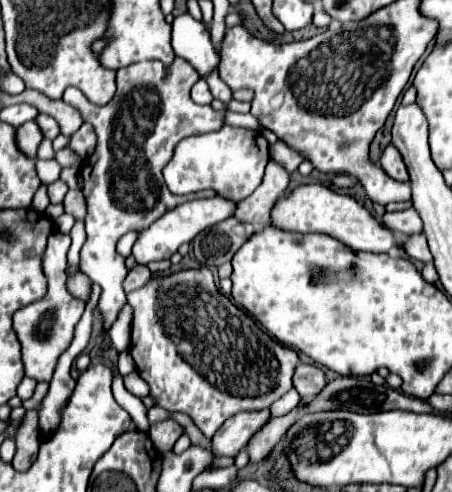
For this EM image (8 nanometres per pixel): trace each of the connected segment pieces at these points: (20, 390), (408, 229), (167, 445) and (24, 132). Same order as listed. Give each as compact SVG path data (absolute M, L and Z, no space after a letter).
M24 376L24 378L17 387L17 395L23 401L30 399L30 397L32 397L34 393L36 385L37 385L36 381L27 376Z
M414 207L404 209L404 211L396 211L396 213L384 213L382 221L396 235L402 233L402 235L410 237L414 233L422 233L422 219L418 217L418 211Z
M168 419L168 421L162 421L162 423L156 423L150 427L148 435L154 443L154 449L158 449L160 453L166 453L166 451L172 451L174 443L178 441L178 437L184 433L184 427L178 425L176 421Z
M26 121L26 125L16 127L16 137L18 137L18 149L26 153L28 157L36 157L36 149L42 141L42 133L34 121Z

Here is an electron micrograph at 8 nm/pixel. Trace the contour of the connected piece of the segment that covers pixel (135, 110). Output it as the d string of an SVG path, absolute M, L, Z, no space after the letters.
M176 57L172 67L166 71L164 65L160 61L142 61L142 63L134 63L128 65L124 69L120 69L120 83L118 83L118 91L114 95L114 99L108 105L94 105L90 103L76 87L68 87L64 93L64 101L74 105L82 119L92 123L96 135L98 135L98 143L96 149L90 157L86 157L80 177L84 181L82 193L86 199L86 243L82 247L80 253L80 269L102 287L100 299L98 299L98 313L102 315L102 323L104 323L104 337L102 337L102 349L110 349L112 341L108 337L108 331L112 327L112 323L118 319L120 309L126 305L126 293L122 289L122 281L126 277L126 265L124 265L124 257L116 253L116 241L128 233L128 231L142 231L146 229L152 221L156 221L164 211L170 211L186 201L192 199L202 199L202 197L214 197L214 191L198 191L198 193L190 193L190 195L172 195L162 179L162 167L170 161L172 157L172 149L178 145L180 139L190 137L190 135L200 135L200 133L210 133L210 131L218 131L224 125L224 115L226 111L214 111L210 105L198 105L190 99L190 89L192 85L200 79L198 71L182 57Z

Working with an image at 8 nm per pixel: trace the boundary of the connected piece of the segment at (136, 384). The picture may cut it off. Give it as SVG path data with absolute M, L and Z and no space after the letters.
M136 371L124 375L124 387L136 397L146 397L148 395L148 385L142 381L142 377L138 377Z

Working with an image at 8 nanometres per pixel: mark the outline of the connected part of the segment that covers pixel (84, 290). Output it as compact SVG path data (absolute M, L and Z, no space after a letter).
M78 269L78 273L74 273L74 277L68 277L68 279L66 279L66 287L68 287L68 291L72 291L72 293L74 293L76 297L80 297L82 301L88 301L92 281L86 279L84 273Z

